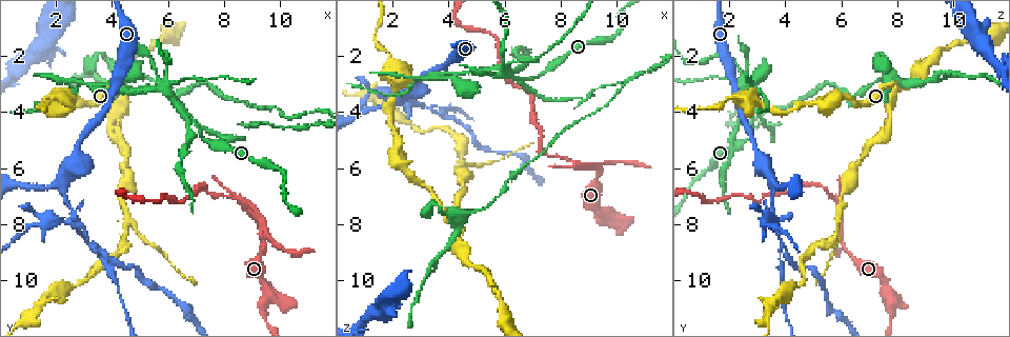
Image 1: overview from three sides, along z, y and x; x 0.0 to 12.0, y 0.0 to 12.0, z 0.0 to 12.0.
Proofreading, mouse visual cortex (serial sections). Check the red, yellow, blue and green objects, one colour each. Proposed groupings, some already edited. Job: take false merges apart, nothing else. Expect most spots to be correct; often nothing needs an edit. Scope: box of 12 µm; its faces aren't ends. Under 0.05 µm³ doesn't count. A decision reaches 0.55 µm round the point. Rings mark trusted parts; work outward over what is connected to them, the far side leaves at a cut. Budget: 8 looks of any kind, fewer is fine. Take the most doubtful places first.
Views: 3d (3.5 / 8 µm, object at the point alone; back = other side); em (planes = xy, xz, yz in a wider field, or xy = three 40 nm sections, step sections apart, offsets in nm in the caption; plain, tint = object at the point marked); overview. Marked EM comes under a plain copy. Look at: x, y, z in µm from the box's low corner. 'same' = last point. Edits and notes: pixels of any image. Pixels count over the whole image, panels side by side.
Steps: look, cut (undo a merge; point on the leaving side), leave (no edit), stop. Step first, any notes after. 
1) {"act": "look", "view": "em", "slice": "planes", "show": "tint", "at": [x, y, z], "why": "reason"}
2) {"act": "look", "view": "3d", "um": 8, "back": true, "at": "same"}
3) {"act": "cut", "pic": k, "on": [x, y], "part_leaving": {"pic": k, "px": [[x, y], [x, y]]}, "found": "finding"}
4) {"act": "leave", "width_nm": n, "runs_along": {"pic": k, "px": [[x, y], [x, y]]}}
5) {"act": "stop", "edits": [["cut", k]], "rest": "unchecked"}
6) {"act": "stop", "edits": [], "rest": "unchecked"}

{"act": "look", "view": "3d", "um": 3.5, "at": [6.7, 4.0, 2.9], "why": "four-way junction"}

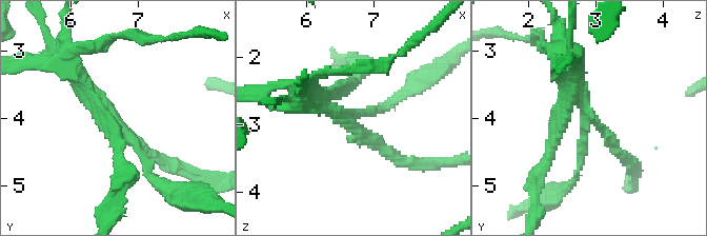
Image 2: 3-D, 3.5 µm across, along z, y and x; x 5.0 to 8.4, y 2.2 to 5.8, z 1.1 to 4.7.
{"act": "look", "view": "em", "slice": "xy", "step": 5, "show": "tint", "at": [6.70, 4.10, 2.85], "arms": 4, "arm_widths_nm": [100, 150, 200, 200], "why": "need the tissue"}

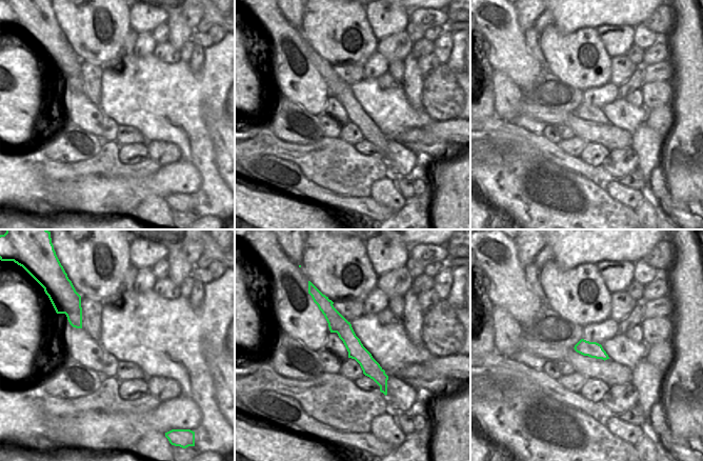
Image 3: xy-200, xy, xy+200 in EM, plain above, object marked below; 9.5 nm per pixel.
{"act": "cut", "pic": 2, "on": [87, 43], "found": "a second cell is stuck on"}

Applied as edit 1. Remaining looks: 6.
{"act": "look", "view": "3d", "um": 3.5, "at": [2.7, 7.9, 3.7], "why": "sharp bend"}

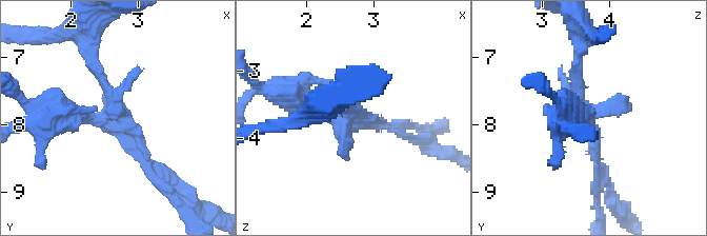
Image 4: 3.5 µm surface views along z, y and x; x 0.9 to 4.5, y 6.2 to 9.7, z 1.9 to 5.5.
{"act": "look", "view": "em", "slice": "xy", "step": 3, "show": "tint", "at": [2.75, 7.85, 3.60]}

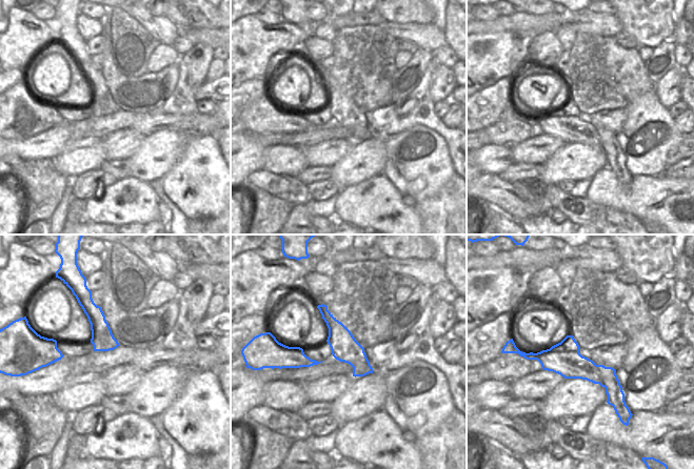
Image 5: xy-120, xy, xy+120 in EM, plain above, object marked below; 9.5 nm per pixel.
{"act": "cut", "pic": 4, "on": [624, 110], "part_leaving": {"pic": 4, "px": [[589, 134], [597, 176], [619, 208]]}, "found": "two cells meet here"}

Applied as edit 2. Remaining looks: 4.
{"act": "look", "view": "3d", "um": 3.5, "at": [4.3, 3.2, 8.0], "why": "three-way junction"}

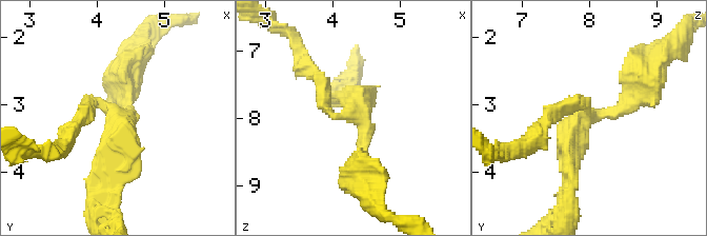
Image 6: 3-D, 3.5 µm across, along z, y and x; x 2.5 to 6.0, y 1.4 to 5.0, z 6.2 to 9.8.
{"act": "look", "view": "em", "slice": "xy", "step": 5, "show": "tint", "at": [4.30, 3.15, 7.95], "arms": 3, "arm_widths_nm": [200, 200, 300]}

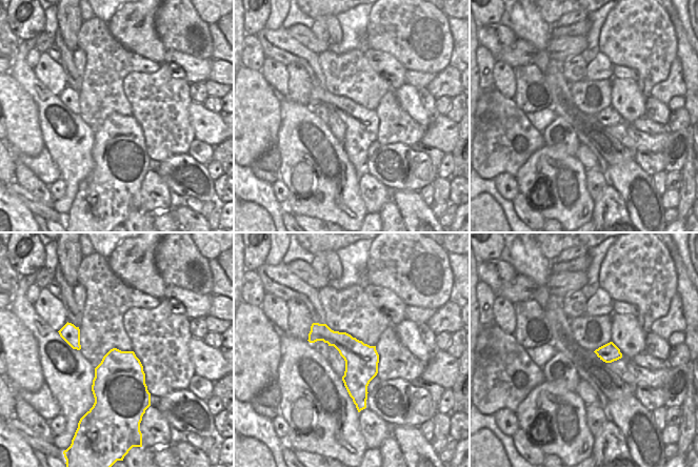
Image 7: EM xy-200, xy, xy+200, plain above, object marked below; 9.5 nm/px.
{"act": "leave", "width_nm": 320, "runs_along": {"pic": 7, "px": [[315, 325], [357, 360], [360, 405]]}, "found": "one cell here"}

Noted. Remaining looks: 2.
{"act": "look", "view": "3d", "um": 8, "at": [4.6, 7.9, 5.8], "why": "arms part here"}

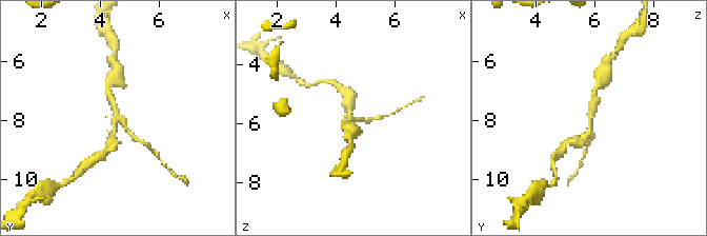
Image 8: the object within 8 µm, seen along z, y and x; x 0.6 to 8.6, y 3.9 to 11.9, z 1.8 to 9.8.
{"act": "look", "view": "em", "slice": "xy", "step": 3, "show": "tint", "at": [4.6, 7.8, 5.9]}

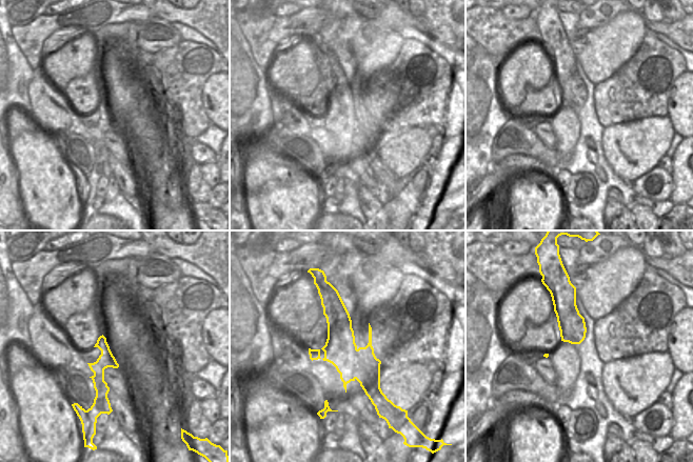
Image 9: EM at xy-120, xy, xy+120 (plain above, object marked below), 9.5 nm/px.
{"act": "leave", "runs_along": {"pic": 9, "px": [[335, 295], [340, 348], [373, 397]]}, "found": "all the same cell"}

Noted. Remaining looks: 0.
{"act": "stop", "edits": [["cut", 2], ["cut", 4]], "rest": "unchecked"}

